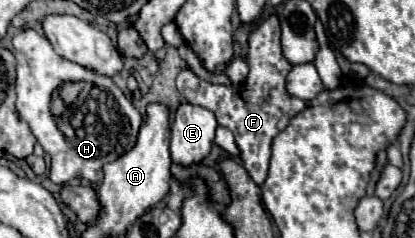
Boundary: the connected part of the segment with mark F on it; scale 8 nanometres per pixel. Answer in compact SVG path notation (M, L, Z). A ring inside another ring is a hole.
M269 16L267 20L259 22L251 36L249 36L249 76L239 86L215 86L209 82L203 82L197 78L191 70L183 70L177 76L177 90L181 96L191 102L199 104L211 112L215 112L219 126L229 128L235 134L235 142L241 148L241 160L245 164L245 170L253 178L257 186L261 186L269 174L269 158L271 158L271 146L273 138L283 132L289 124L289 120L305 110L305 102L291 96L285 88L285 78L291 70L291 62L281 52L281 30L277 16Z

